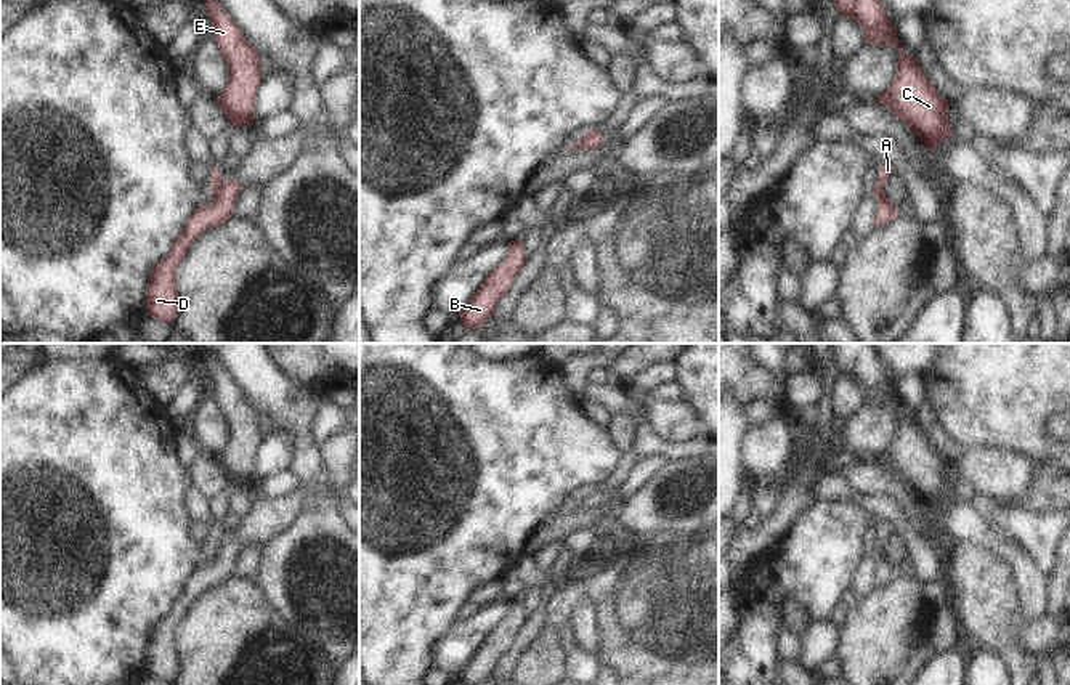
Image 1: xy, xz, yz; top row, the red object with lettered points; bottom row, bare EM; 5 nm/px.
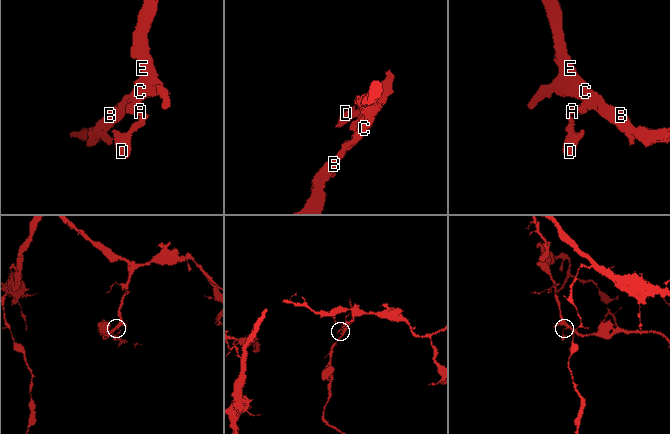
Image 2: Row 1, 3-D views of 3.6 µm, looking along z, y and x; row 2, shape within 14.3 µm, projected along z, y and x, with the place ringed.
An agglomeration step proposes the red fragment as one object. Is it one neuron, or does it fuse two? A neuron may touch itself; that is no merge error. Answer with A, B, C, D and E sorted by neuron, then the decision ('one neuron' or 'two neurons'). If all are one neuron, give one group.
groups A B C E / D; two neurons

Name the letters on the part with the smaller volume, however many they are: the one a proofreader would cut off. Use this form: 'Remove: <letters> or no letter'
Remove: D

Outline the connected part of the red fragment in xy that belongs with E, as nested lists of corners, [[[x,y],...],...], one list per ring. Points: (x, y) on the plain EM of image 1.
[[[212,353],[202,355],[212,379],[212,393],[225,422],[229,440],[215,460],[234,486],[252,486],[257,449],[261,443],[260,412],[241,393],[231,375]]]

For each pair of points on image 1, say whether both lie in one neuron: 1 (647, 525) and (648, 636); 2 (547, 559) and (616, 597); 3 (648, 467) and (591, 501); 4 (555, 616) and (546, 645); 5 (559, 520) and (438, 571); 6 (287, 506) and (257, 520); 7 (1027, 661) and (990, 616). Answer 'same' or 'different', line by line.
1: different
2: different
3: same
4: different
5: different
6: same
7: same

